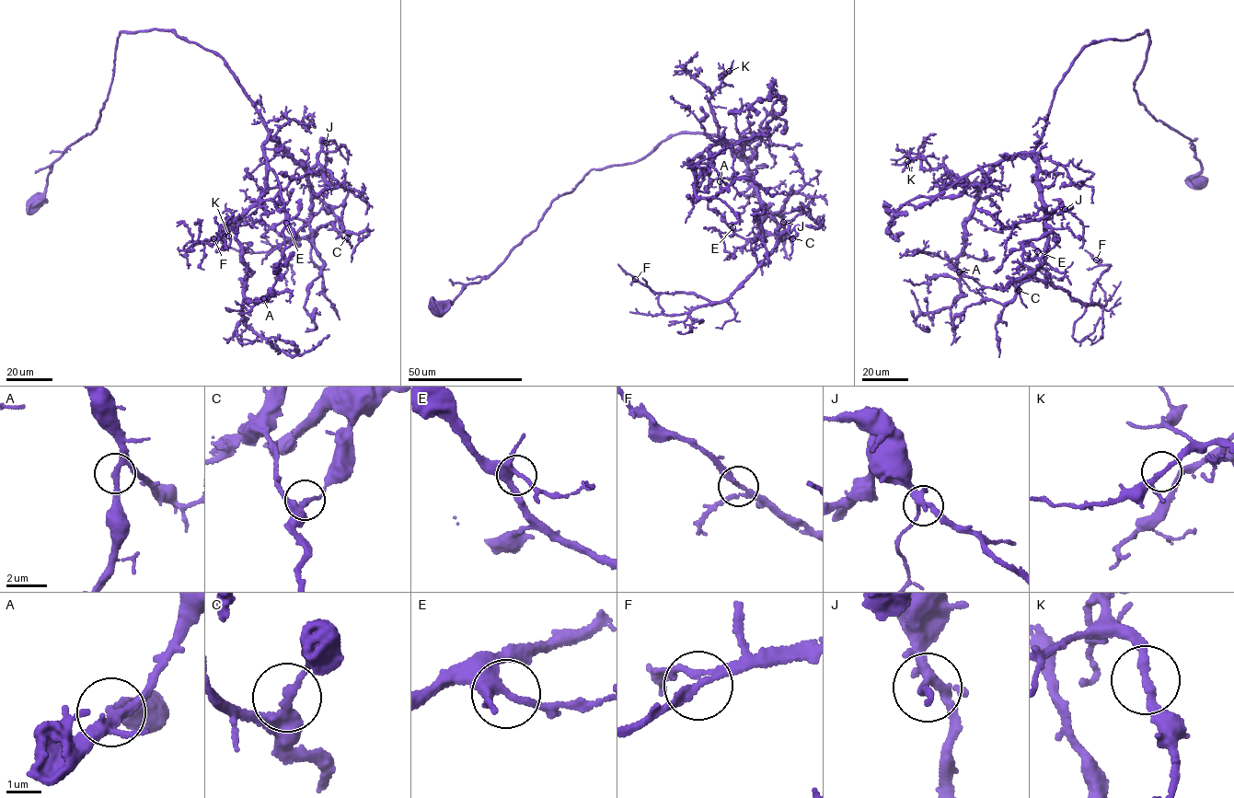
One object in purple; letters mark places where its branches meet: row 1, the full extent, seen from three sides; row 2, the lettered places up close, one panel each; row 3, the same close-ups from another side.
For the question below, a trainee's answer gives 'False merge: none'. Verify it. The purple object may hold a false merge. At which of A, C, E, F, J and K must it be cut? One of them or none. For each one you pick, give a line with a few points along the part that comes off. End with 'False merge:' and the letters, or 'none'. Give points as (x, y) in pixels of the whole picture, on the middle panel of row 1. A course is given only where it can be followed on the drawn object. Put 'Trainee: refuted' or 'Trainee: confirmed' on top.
Trainee: refuted
C: Course of the part to remove: (792, 238), (787, 231), (778, 237), (774, 249), (746, 280), (718, 302), (689, 293), (656, 292), (617, 264)
False merge: C

